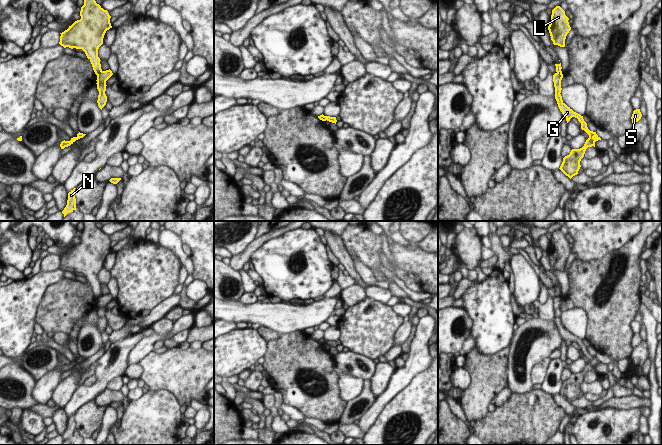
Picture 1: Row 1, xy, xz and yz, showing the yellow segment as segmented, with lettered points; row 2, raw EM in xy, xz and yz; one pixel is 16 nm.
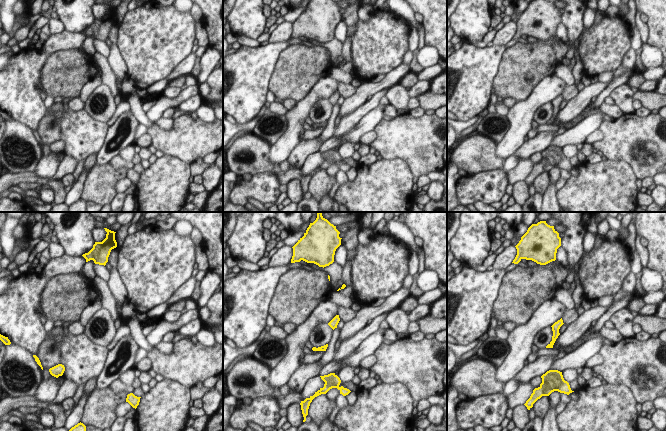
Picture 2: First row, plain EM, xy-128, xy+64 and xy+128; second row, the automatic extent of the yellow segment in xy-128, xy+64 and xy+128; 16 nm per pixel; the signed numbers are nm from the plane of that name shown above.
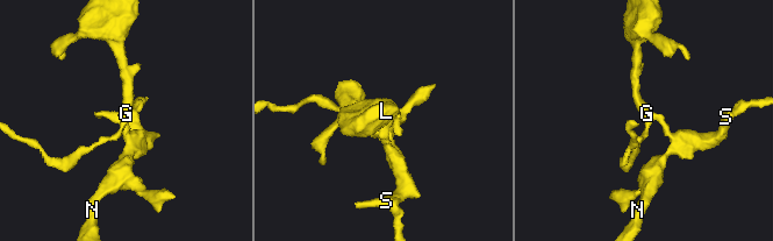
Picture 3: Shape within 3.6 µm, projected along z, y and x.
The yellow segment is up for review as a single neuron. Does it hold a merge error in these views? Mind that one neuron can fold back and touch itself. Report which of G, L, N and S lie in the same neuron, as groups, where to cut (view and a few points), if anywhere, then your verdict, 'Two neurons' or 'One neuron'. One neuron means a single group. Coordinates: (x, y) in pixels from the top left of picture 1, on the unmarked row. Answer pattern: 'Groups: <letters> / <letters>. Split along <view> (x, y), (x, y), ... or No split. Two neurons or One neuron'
Groups: G N S / L. Split along xy (102, 295), (96, 298). Two neurons

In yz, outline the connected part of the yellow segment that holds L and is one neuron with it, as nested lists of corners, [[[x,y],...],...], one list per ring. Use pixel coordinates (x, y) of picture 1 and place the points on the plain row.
[[[556,230],[552,234],[548,254],[554,269],[565,271],[566,260],[571,254],[568,244],[569,242],[565,239],[565,235],[560,230]]]

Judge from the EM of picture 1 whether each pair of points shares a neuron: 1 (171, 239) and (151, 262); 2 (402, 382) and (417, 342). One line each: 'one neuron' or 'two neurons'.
1: two neurons
2: one neuron

